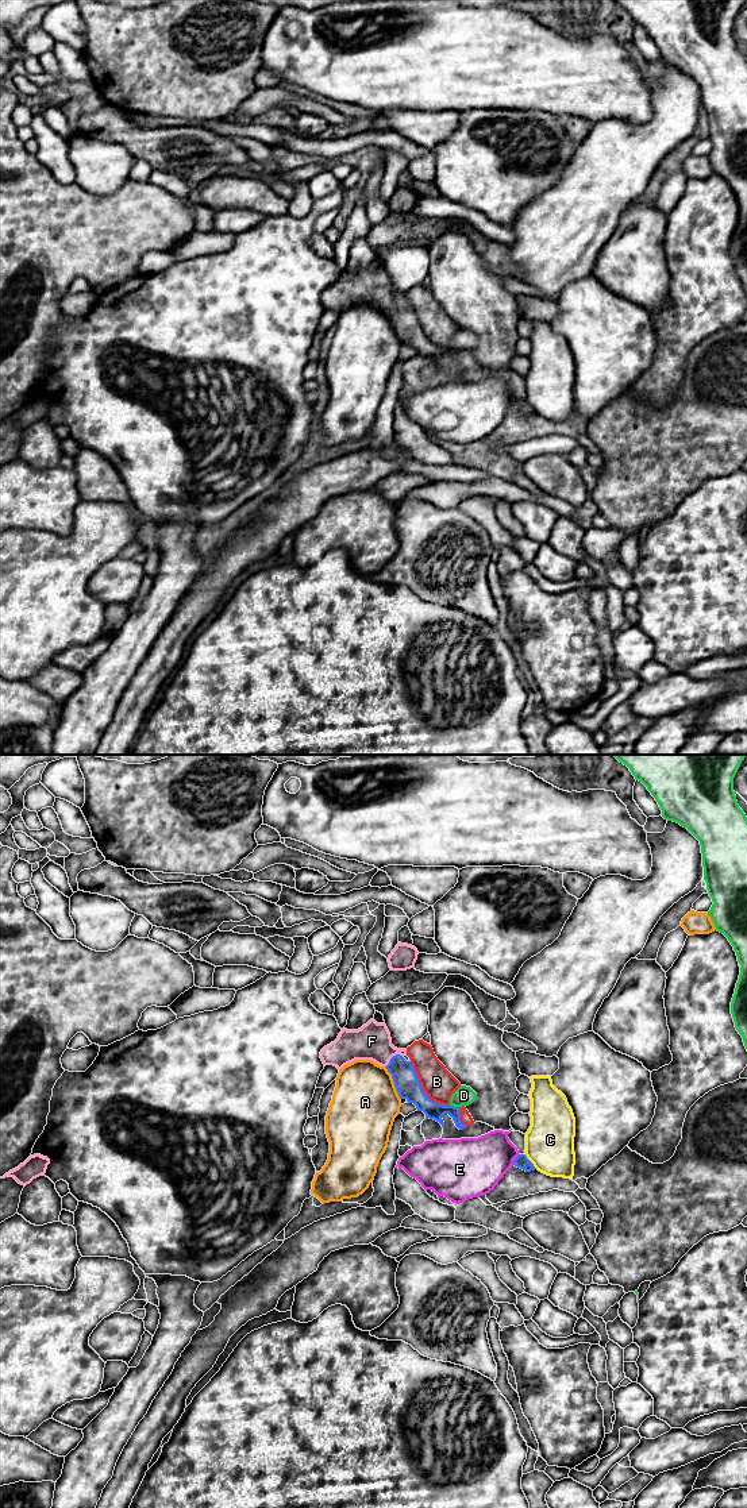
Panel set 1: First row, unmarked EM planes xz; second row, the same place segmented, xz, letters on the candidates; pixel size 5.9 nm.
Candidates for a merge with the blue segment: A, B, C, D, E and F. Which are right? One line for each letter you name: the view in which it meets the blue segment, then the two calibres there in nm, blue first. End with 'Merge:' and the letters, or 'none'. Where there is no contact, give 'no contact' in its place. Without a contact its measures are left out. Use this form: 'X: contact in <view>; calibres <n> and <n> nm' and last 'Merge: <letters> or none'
F: contact in xz; calibres 150 and 220 nm
Merge: F

